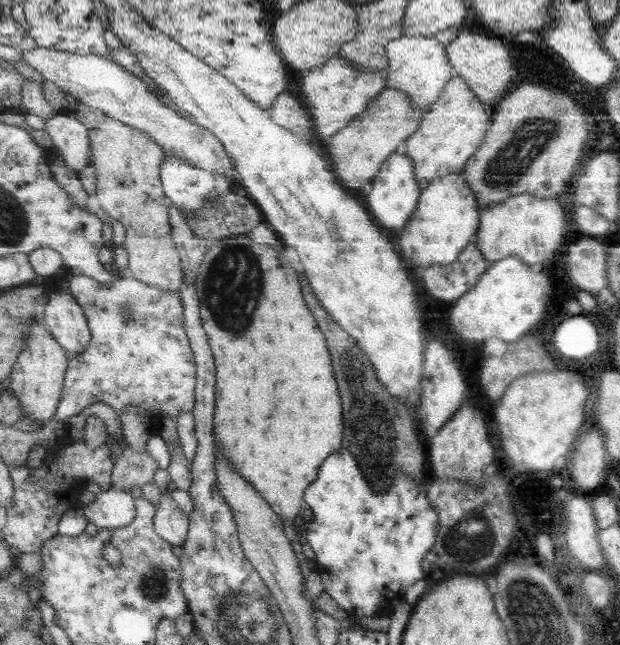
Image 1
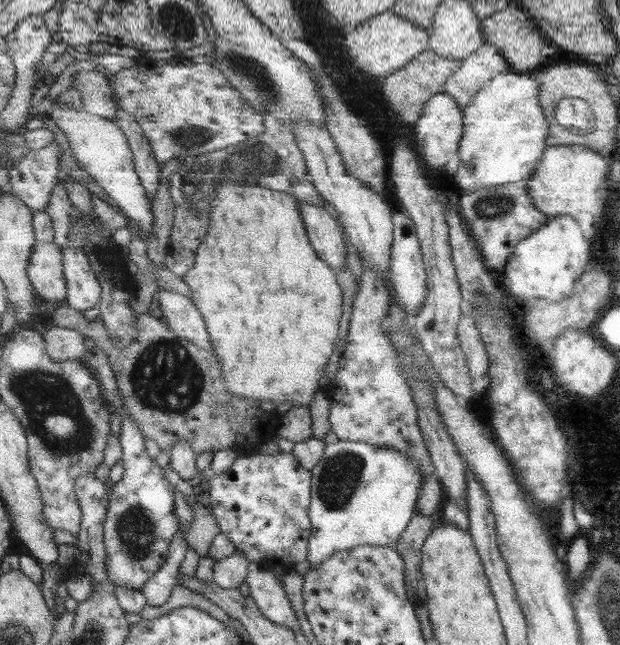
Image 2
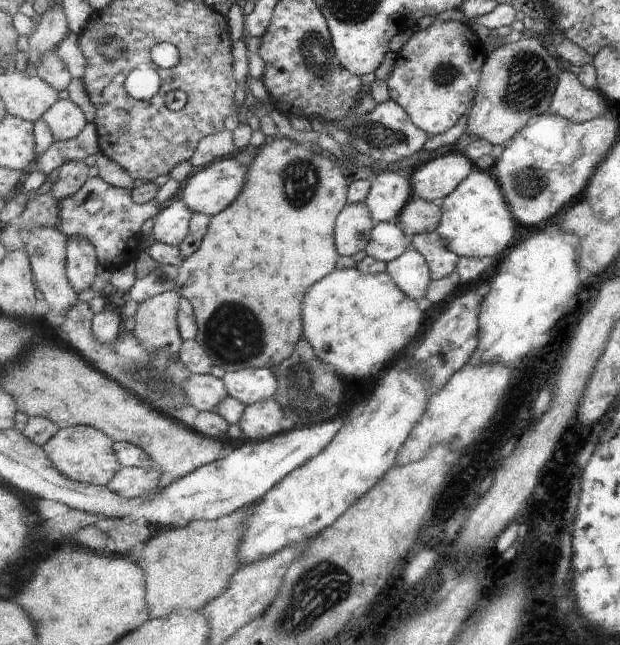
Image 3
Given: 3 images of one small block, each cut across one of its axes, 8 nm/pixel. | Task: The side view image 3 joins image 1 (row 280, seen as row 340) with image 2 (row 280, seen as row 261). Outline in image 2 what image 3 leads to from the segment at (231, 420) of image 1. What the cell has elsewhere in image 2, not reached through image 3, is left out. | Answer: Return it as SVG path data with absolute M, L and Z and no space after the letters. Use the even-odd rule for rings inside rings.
M223 177L222 182L219 182L219 186L216 187L215 197L211 199L210 232L207 233L207 238L204 238L202 245L198 248L195 266L183 276L183 279L193 289L193 302L207 321L207 330L210 333L211 341L213 341L213 351L216 357L219 357L219 361L223 363L227 389L243 398L251 397L261 401L267 399L274 404L287 400L290 404L309 405L311 408L313 397L321 387L319 380L327 372L331 355L335 352L335 340L340 337L339 320L343 318L343 312L345 312L345 308L343 308L345 298L343 298L343 290L337 282L337 274L311 245L299 199L292 192L277 192L265 186L241 184L233 178Z

